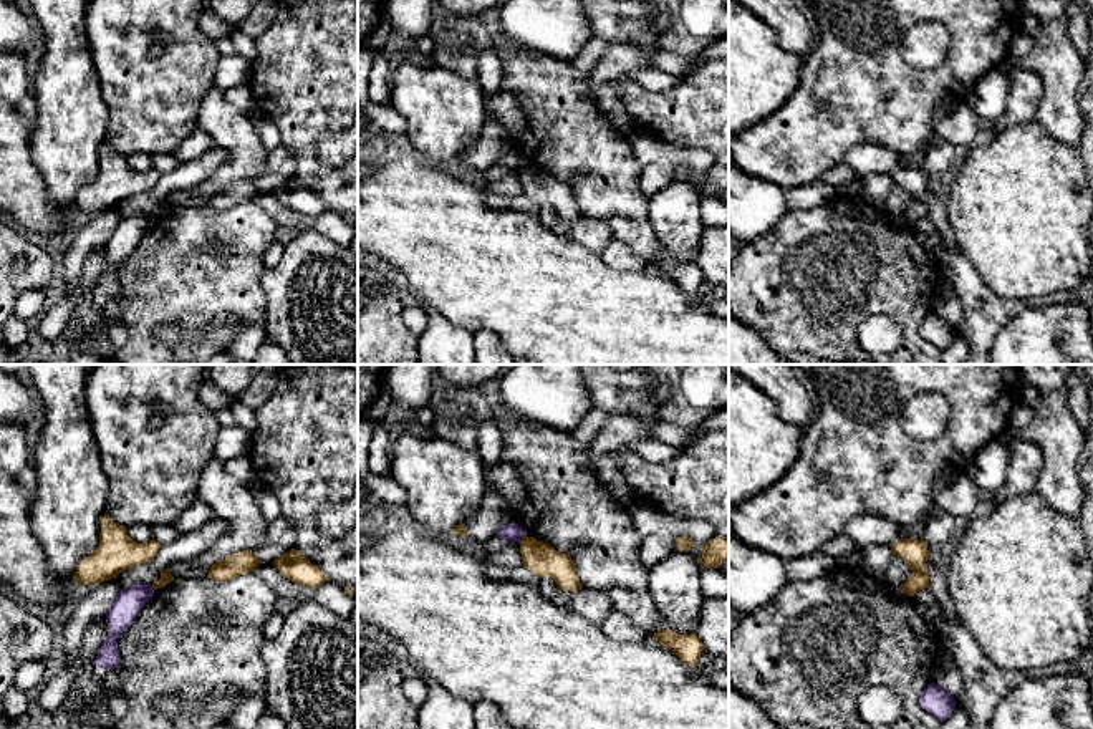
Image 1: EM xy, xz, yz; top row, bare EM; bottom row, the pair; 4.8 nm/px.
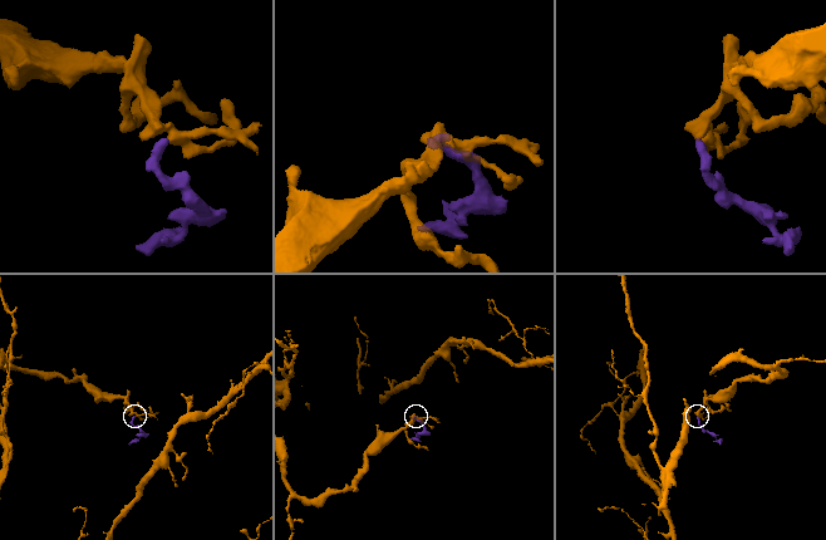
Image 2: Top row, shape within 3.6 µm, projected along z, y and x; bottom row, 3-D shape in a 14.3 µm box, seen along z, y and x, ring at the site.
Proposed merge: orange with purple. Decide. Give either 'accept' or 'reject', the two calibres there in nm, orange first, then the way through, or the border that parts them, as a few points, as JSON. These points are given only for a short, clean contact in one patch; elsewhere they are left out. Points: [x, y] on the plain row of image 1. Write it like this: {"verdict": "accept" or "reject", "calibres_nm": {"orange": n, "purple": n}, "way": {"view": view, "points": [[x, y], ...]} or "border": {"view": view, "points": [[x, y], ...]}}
{"verdict": "reject", "calibres_nm": {"orange": 160, "purple": 90}, "border": {"view": "xz", "points": [[525, 164], [519, 171]]}}

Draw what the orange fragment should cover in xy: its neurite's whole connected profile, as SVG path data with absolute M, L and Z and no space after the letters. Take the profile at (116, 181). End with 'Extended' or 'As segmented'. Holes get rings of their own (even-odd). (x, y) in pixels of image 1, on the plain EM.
M104 142L101 146L99 174L76 196L75 212L98 215L132 196L149 192L159 177L161 174L154 167L149 172L134 171L126 156Z. As segmented

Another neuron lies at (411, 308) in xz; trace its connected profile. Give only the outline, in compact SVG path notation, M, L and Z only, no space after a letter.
M407 302L402 310L406 326L417 336L429 318L429 308L419 302Z

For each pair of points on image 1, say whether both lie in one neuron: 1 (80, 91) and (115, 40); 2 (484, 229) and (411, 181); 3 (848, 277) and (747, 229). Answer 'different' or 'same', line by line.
1: different
2: same
3: different

